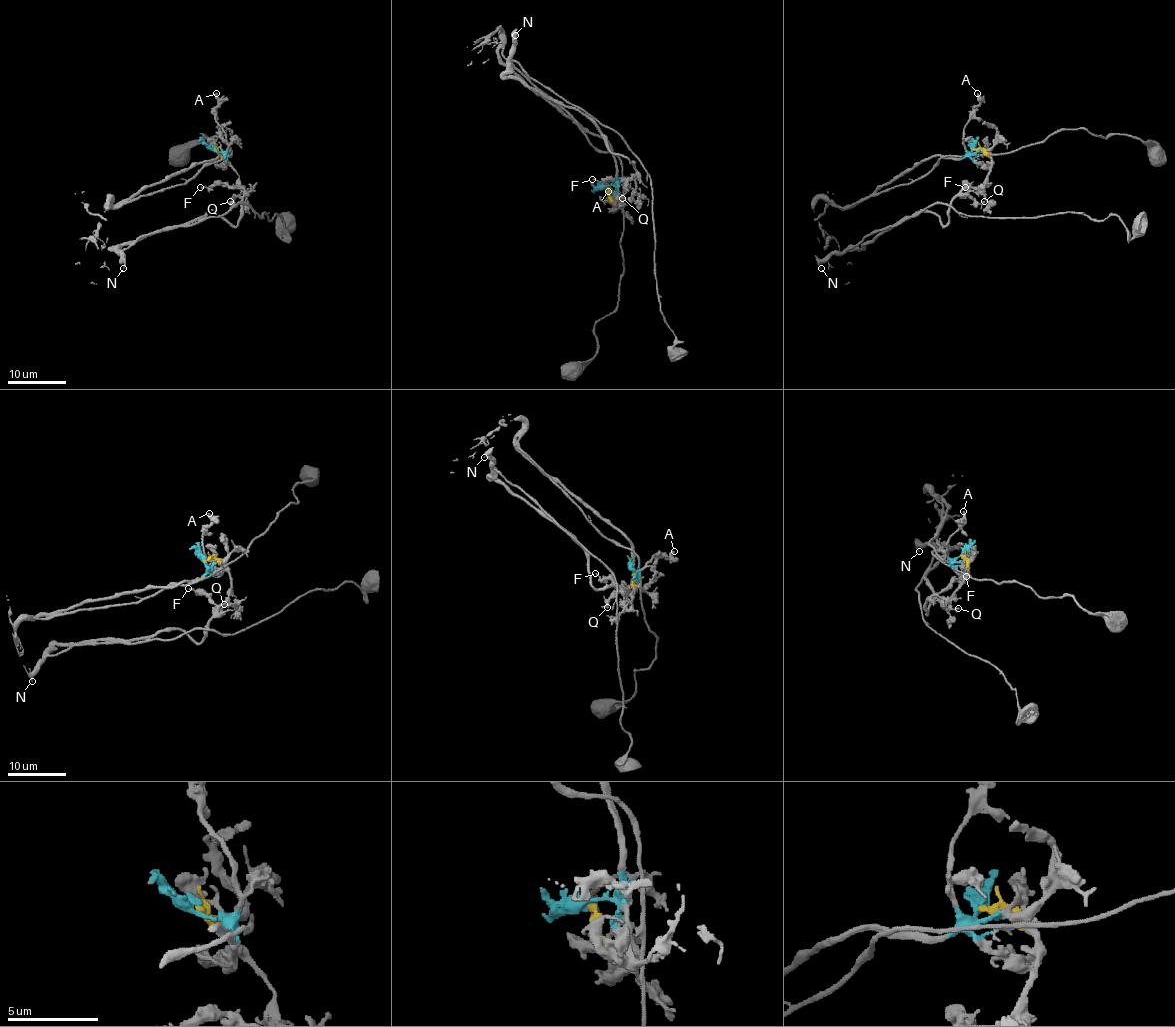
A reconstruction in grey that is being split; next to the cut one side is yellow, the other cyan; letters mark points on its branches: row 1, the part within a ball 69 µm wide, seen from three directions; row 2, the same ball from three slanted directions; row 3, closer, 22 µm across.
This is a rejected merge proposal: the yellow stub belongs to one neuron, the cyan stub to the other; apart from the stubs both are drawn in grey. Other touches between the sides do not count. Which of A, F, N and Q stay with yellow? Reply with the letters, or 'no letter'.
F, N, Q

